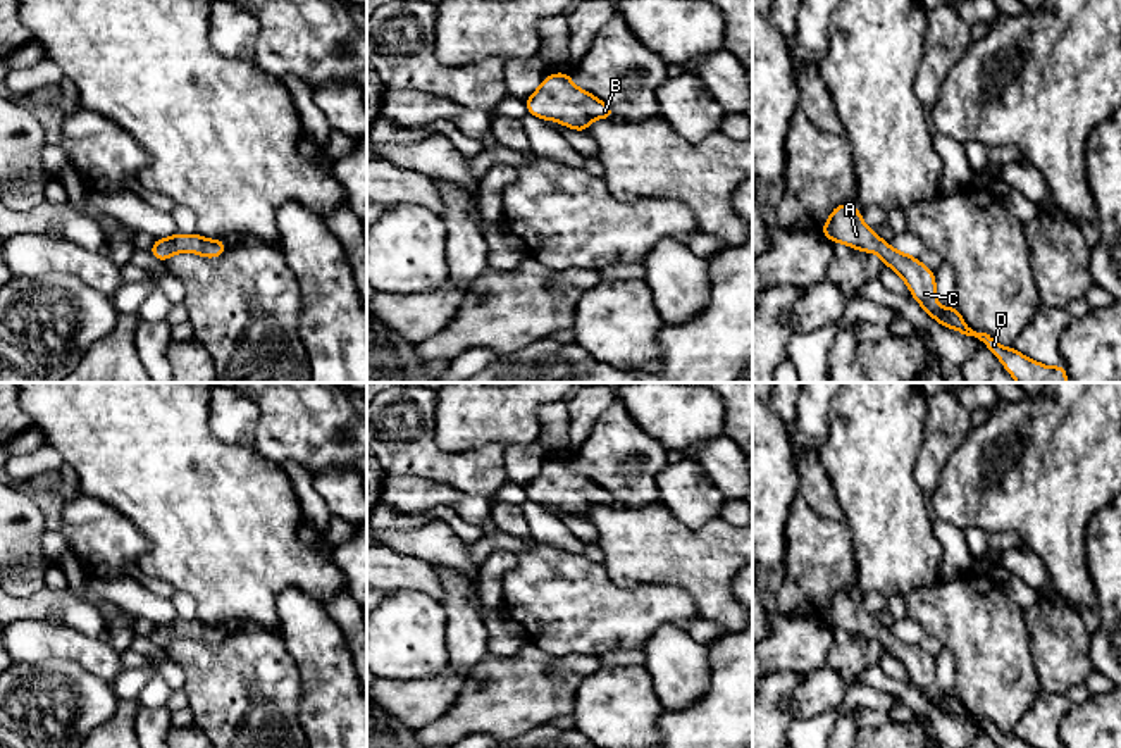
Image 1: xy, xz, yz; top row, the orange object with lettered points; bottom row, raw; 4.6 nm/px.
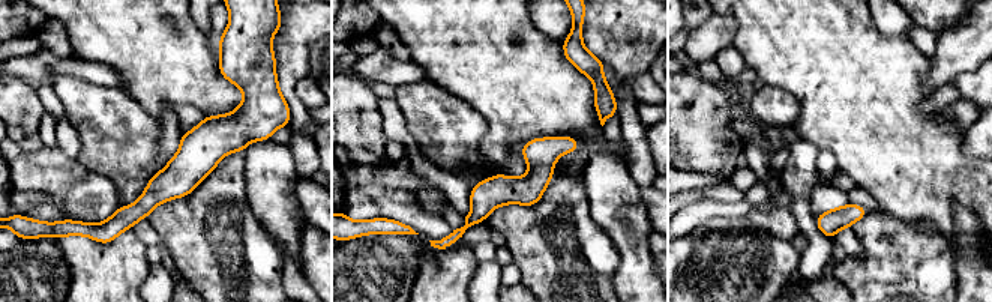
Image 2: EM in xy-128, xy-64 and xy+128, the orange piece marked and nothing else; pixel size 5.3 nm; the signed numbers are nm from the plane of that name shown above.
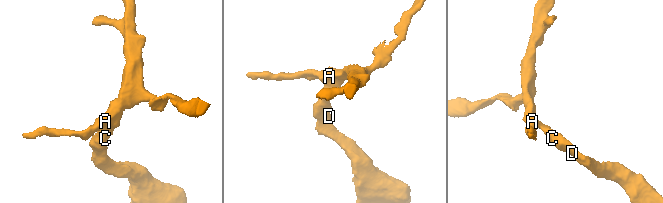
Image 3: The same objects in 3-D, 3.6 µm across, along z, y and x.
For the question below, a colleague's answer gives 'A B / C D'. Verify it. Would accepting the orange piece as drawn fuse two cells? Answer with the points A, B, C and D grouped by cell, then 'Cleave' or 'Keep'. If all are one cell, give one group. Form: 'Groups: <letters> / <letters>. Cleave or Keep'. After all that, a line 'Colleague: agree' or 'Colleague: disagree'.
Groups: A B C D. Keep
Colleague: disagree

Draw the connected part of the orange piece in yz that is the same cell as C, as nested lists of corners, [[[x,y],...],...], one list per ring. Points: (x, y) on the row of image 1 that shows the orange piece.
[[[839,203],[821,226],[821,234],[832,243],[844,243],[854,250],[878,253],[883,264],[902,277],[916,303],[932,319],[961,334],[978,338],[1018,383],[1068,383],[1064,364],[1047,367],[1025,357],[1014,346],[1000,346],[994,336],[973,331],[961,317],[956,303],[942,309],[937,303],[935,272],[916,257],[894,250],[889,241],[864,224],[859,209],[854,209],[851,203]]]

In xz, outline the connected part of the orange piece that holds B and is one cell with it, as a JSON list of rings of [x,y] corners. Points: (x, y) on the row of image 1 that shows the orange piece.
[[[568,72],[548,74],[525,100],[527,112],[542,121],[587,133],[594,119],[613,119],[613,109],[589,91],[577,88]]]

